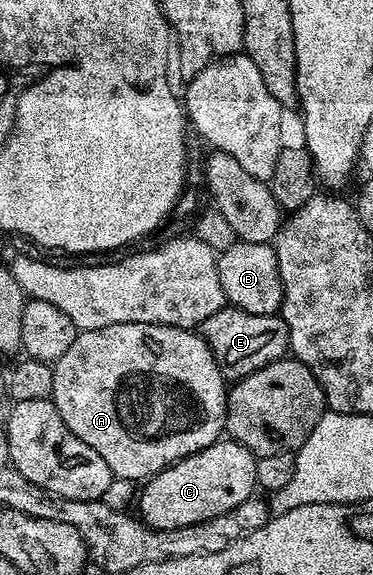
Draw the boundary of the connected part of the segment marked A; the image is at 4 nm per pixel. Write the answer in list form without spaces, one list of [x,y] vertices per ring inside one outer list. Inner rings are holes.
[[[145,322],[83,330],[53,367],[51,399],[65,426],[105,458],[112,477],[146,481],[224,435],[229,384],[198,331]]]

